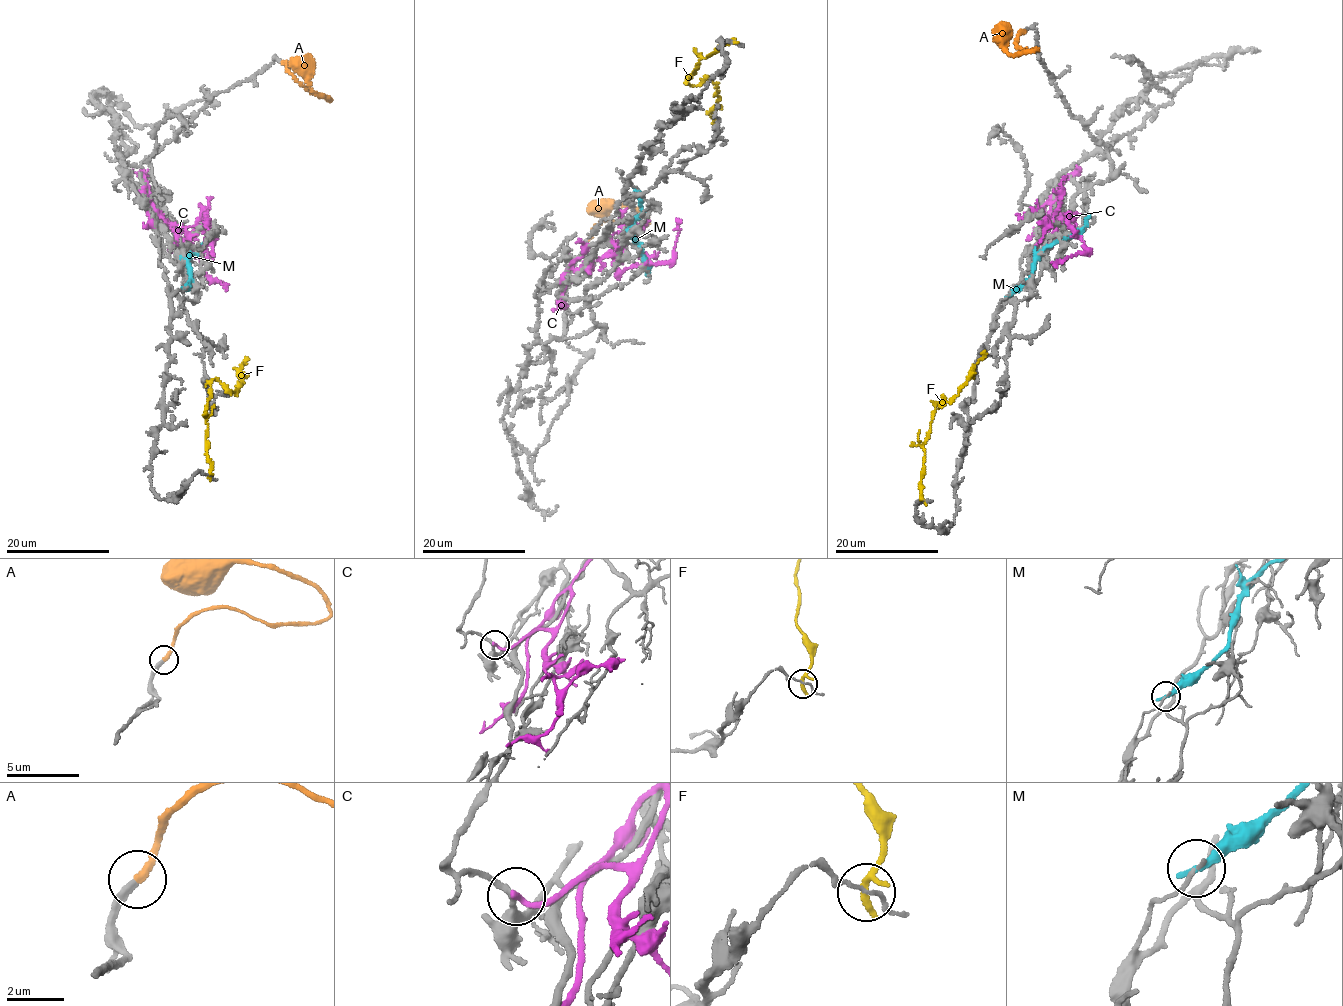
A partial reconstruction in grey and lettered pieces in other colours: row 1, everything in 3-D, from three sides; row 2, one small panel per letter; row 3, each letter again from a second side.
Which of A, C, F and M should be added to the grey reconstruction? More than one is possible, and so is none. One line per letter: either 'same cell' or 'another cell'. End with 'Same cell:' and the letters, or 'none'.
A: same cell
C: another cell
F: another cell
M: another cell
Same cell: A

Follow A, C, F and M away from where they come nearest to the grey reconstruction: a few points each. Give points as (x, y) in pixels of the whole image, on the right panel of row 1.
A: (1025, 32), (1019, 32), (1017, 46), (1037, 48), (1013, 56), (1006, 51), (1004, 41), (996, 36), (1000, 27)
C: (1032, 207), (1052, 204), (1050, 217), (1055, 224), (1070, 216), (1086, 251), (1056, 262), (1055, 267)
F: (925, 501), (923, 444), (935, 405), (943, 397), (944, 405), (950, 402), (982, 354)
M: (1009, 295), (1031, 277), (1037, 255), (1072, 236), (1085, 225), (1090, 216)

